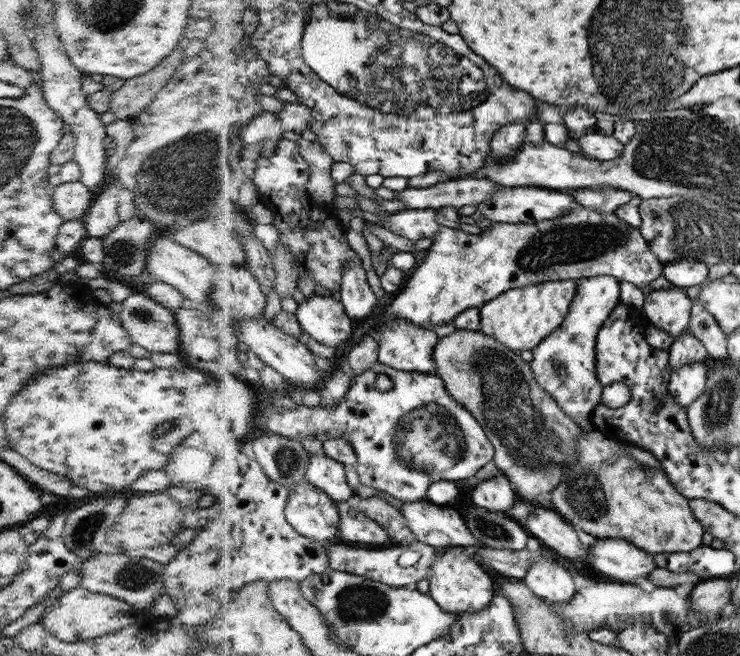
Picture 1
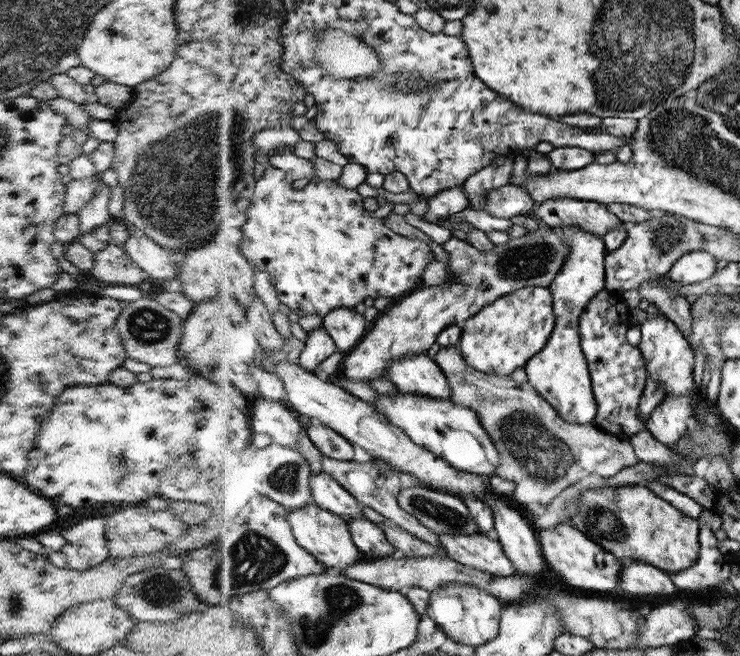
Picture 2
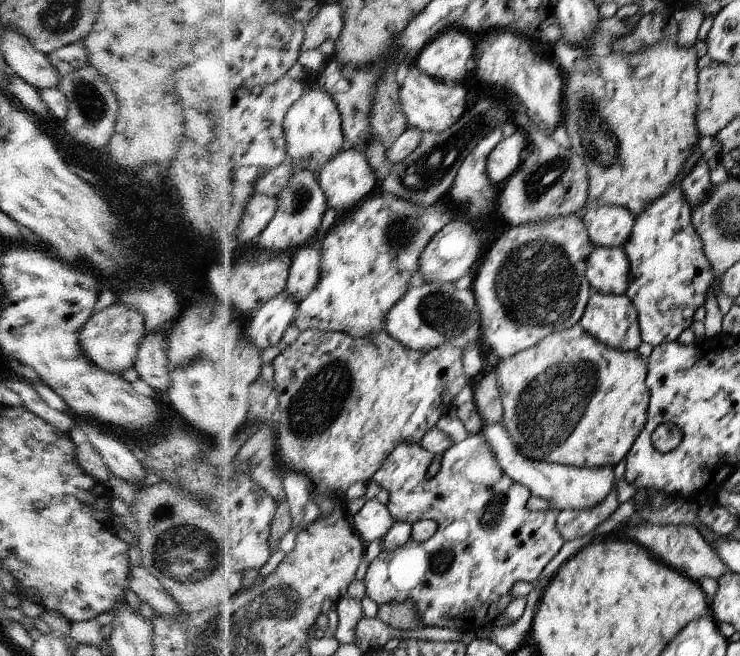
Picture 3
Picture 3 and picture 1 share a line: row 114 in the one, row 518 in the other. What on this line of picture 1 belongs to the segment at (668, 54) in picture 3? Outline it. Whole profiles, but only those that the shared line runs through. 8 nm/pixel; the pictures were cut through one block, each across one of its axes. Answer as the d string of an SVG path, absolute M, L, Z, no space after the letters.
M584 431L584 438L577 446L577 459L563 481L551 492L551 504L558 514L563 514L572 526L577 526L596 539L622 538L646 550L650 554L666 552L692 552L702 543L705 530L702 523L694 515L690 500L680 493L670 477L660 468L643 466L638 459L631 458L627 450L614 439L605 438L599 431Z

